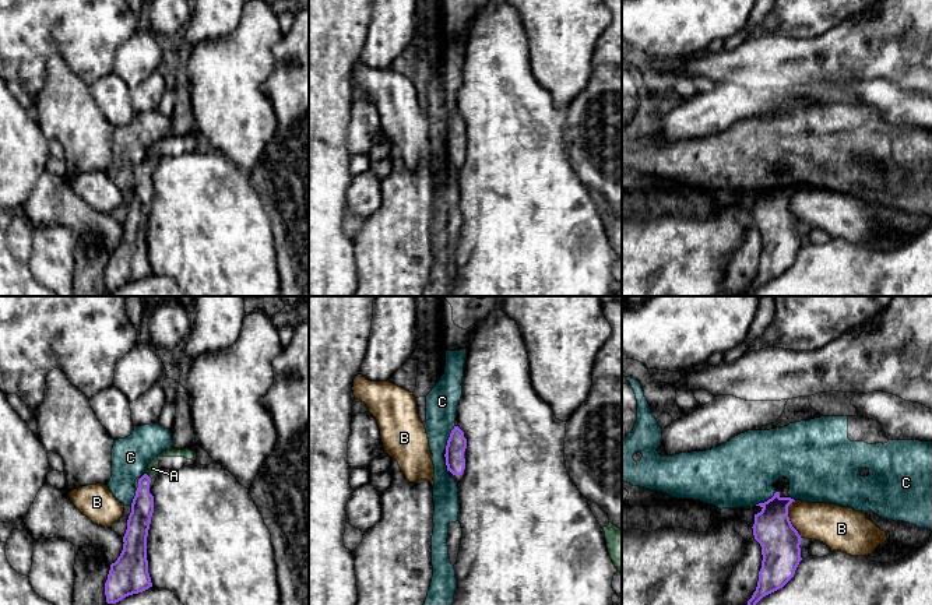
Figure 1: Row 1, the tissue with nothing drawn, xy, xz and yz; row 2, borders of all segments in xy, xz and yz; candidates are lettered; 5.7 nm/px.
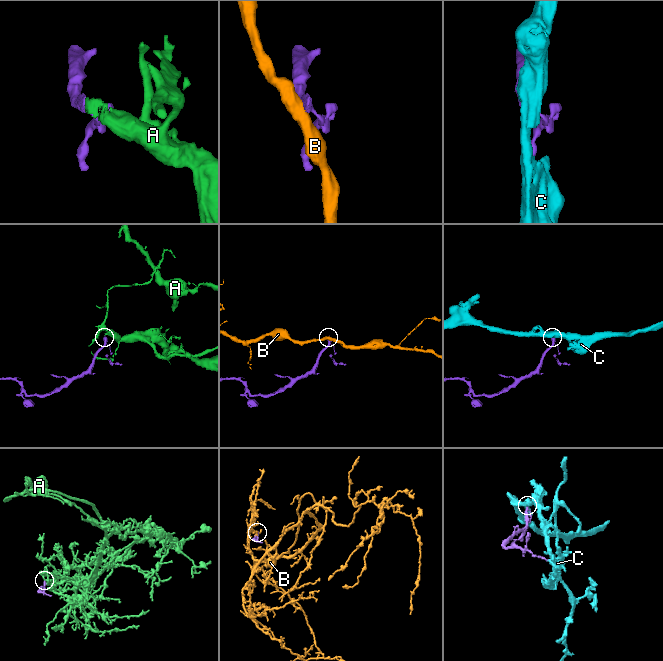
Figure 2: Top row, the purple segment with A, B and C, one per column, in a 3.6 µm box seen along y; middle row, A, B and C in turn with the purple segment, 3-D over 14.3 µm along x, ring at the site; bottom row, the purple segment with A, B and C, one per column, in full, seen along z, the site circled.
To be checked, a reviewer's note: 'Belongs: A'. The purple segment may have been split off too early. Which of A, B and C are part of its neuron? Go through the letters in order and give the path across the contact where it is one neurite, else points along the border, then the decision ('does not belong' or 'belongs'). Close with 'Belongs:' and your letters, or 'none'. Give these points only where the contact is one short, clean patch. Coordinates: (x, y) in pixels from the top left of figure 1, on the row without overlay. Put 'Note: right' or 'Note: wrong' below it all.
A: runs through xy (143, 190), (143, 169), (147, 162), (153, 155); belongs
B: border along yz (792, 187), (788, 193), (788, 207), (801, 225); does not belong
C: border along xz (454, 112), (445, 136); does not belong
Belongs: A
Note: right

